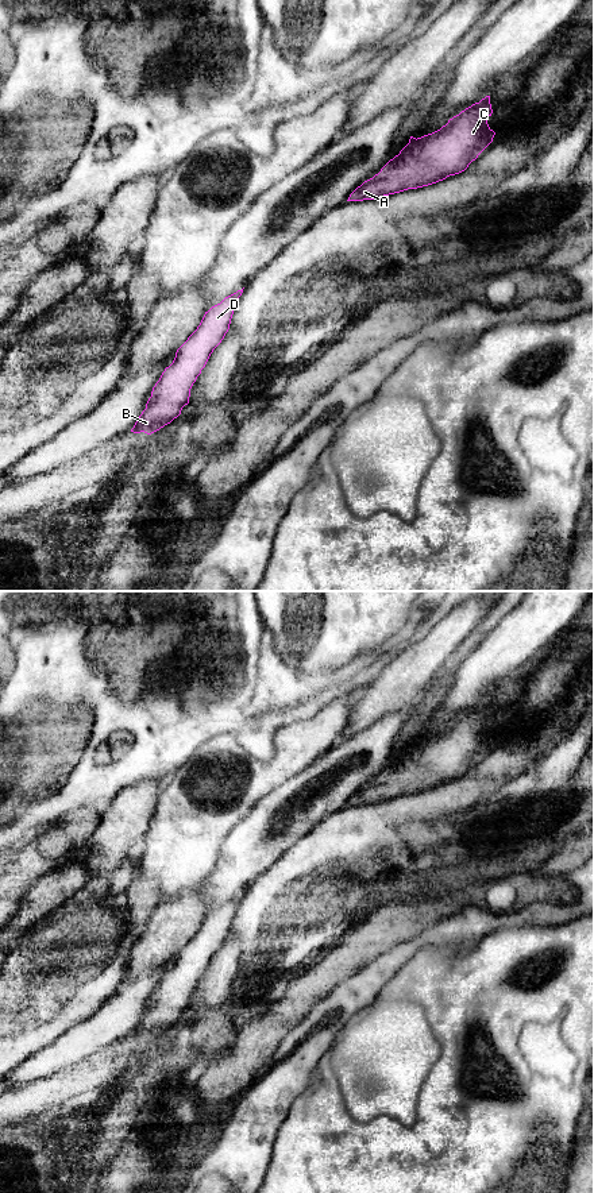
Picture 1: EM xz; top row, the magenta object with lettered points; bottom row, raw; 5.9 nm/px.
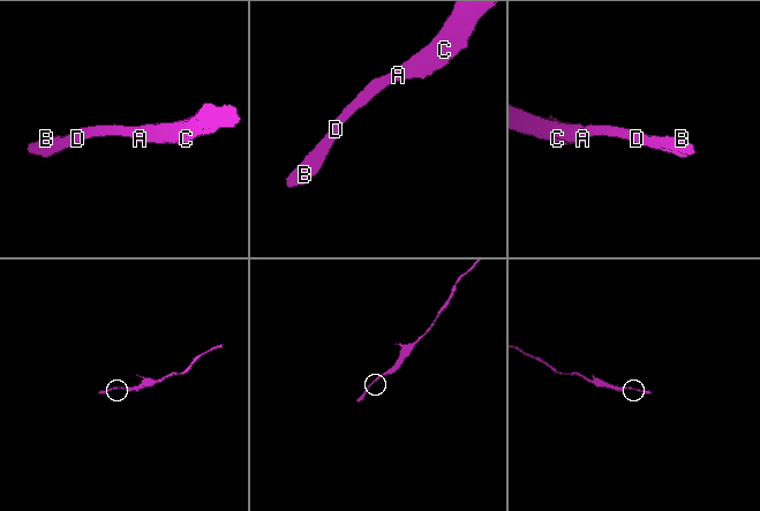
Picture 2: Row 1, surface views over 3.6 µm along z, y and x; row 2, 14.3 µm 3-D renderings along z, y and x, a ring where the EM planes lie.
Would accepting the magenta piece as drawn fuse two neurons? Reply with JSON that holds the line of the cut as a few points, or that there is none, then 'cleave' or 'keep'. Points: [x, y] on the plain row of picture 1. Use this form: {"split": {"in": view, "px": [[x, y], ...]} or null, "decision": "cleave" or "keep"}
{"split": null, "decision": "keep"}

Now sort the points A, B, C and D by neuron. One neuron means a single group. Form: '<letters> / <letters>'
A B C D

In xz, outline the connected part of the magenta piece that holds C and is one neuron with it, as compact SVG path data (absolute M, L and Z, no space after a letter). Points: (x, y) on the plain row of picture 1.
M486 700L440 734L417 744L410 741L400 758L358 791L347 806L375 804L464 776L493 746L495 737L487 729L491 718L490 700Z

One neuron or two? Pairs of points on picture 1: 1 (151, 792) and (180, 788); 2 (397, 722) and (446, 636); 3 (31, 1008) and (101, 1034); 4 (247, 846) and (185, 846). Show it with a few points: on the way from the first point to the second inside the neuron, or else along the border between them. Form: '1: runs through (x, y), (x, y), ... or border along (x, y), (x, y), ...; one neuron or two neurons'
1: border along (161, 794), (149, 823); two neurons
2: border along (419, 695), (384, 717); two neurons
3: border along (101, 1007), (49, 1043); two neurons
4: border along (240, 821), (227, 837), (213, 865); two neurons

